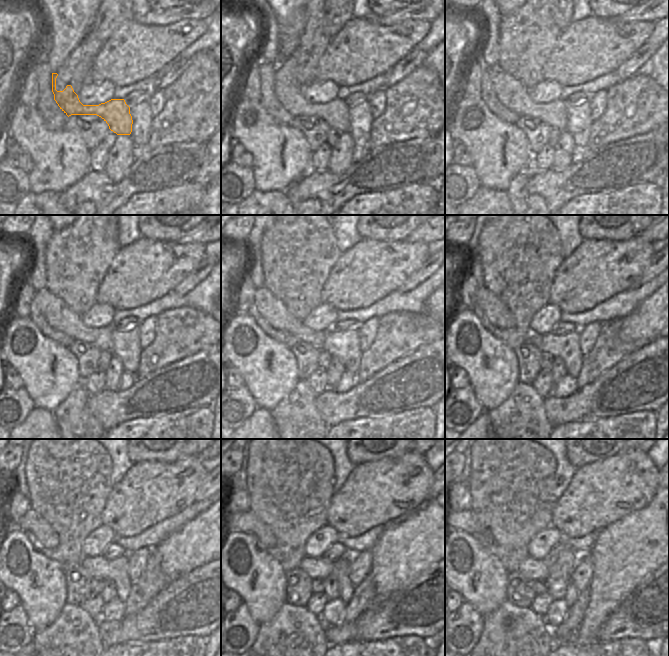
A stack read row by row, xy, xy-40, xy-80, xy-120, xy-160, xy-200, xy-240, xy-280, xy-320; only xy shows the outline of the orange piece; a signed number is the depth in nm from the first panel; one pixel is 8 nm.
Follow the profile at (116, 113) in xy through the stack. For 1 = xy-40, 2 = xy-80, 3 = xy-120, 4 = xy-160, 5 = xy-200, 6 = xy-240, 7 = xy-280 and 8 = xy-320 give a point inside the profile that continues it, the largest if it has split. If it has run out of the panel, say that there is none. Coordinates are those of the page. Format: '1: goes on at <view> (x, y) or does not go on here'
1: goes on at xy-40 (291, 97)
2: goes on at xy-80 (512, 94)
3: goes on at xy-120 (59, 316)
4: goes on at xy-160 (272, 309)
5: goes on at xy-200 (496, 312)
6: goes on at xy-240 (30, 521)
7: goes on at xy-280 (245, 522)
8: goes on at xy-320 (465, 521)

